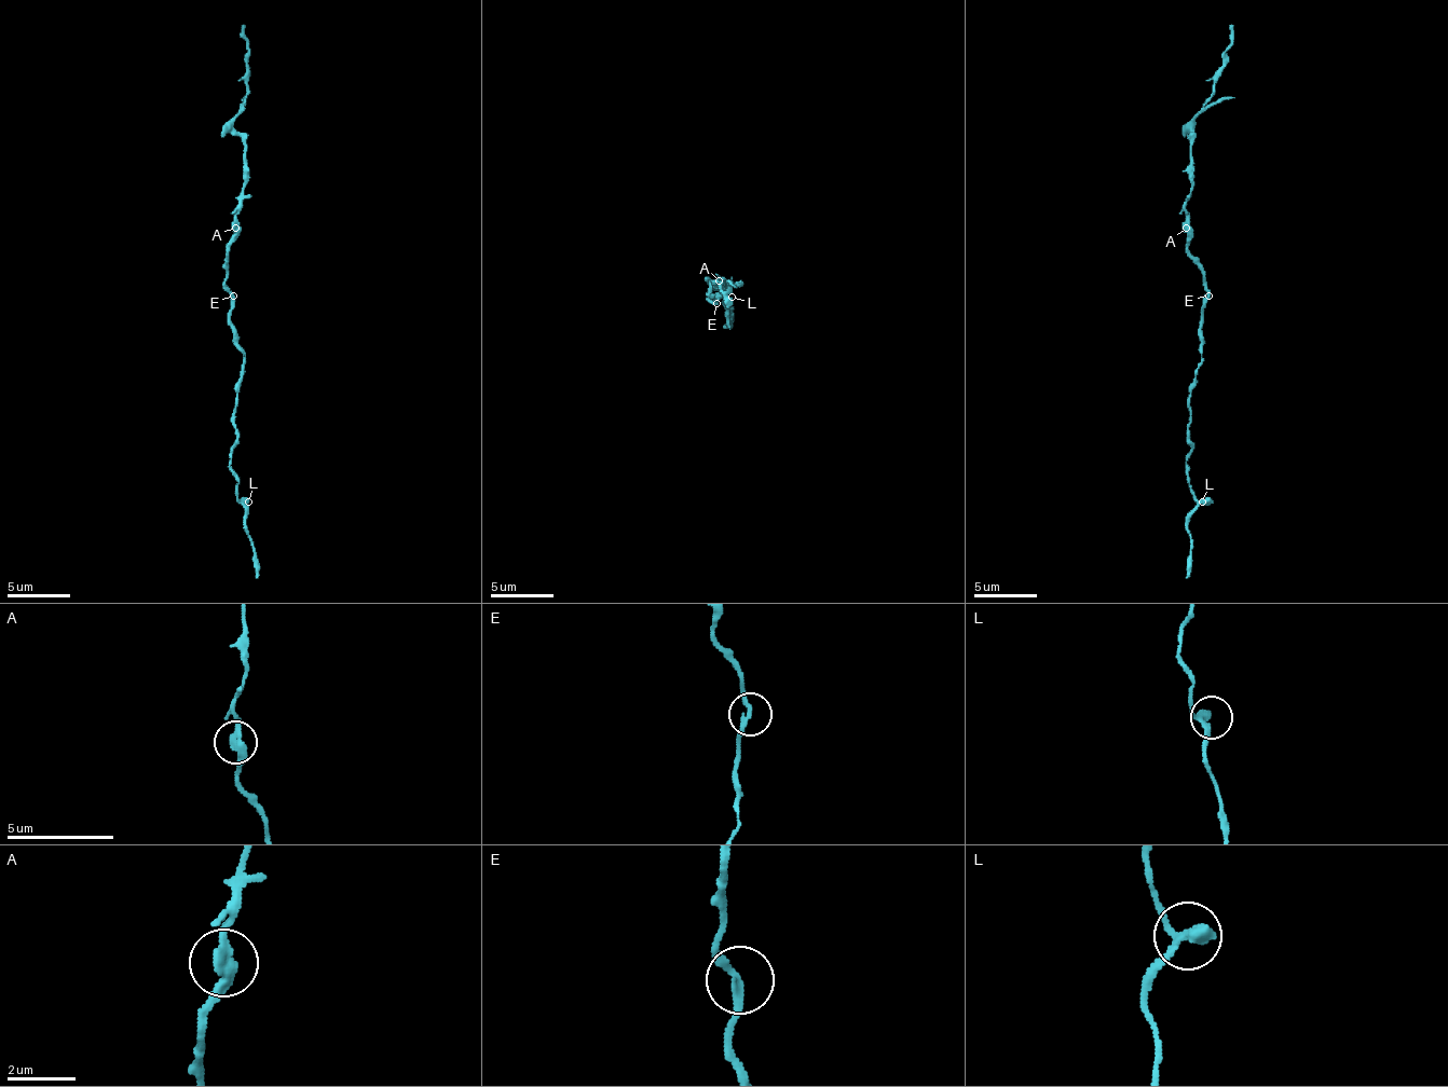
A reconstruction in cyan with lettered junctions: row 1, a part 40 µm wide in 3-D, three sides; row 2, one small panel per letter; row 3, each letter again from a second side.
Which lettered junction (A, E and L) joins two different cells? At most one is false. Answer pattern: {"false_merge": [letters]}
{"false_merge": ["A"]}

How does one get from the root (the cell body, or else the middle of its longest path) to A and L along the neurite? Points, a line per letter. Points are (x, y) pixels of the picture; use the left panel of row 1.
A: (230, 296), (223, 279), (227, 276), (227, 251), (236, 226)
L: (230, 296), (233, 342), (243, 352), (230, 470), (236, 480), (236, 495), (248, 501)

